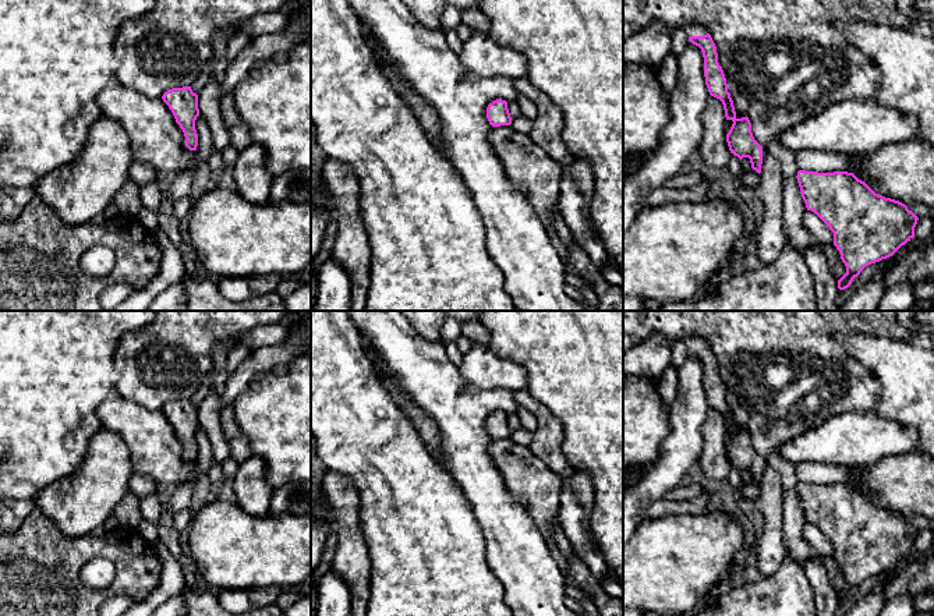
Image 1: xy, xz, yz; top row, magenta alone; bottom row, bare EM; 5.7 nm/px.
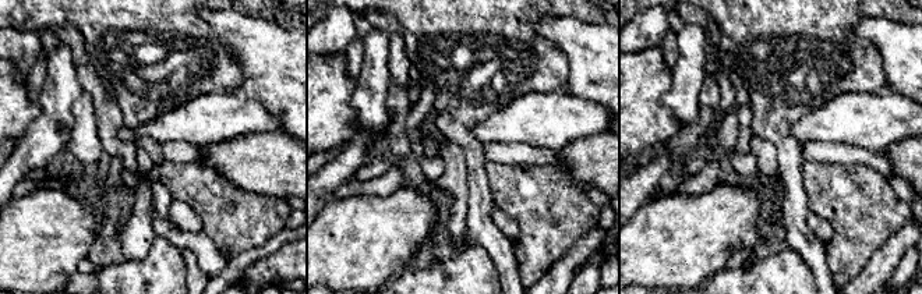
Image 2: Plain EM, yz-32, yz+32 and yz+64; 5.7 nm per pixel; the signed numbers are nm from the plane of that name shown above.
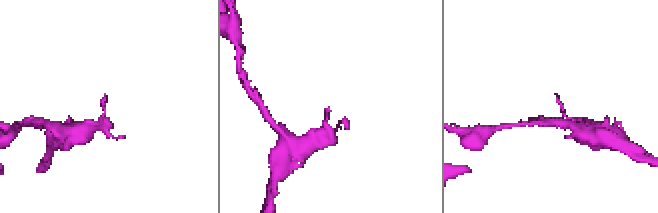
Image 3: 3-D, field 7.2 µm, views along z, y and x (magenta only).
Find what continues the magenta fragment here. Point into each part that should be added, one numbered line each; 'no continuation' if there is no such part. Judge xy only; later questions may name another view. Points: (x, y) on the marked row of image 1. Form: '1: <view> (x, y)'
no continuation

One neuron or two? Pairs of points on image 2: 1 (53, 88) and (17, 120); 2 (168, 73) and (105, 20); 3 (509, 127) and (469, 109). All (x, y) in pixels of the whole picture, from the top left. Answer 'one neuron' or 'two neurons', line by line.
1: two neurons
2: one neuron
3: two neurons

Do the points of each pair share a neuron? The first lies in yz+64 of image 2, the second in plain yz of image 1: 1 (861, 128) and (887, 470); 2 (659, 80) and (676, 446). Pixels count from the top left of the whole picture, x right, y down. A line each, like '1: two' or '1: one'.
1: two
2: two

